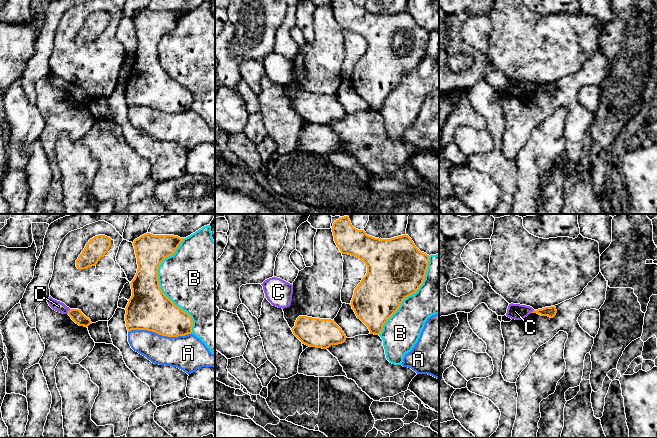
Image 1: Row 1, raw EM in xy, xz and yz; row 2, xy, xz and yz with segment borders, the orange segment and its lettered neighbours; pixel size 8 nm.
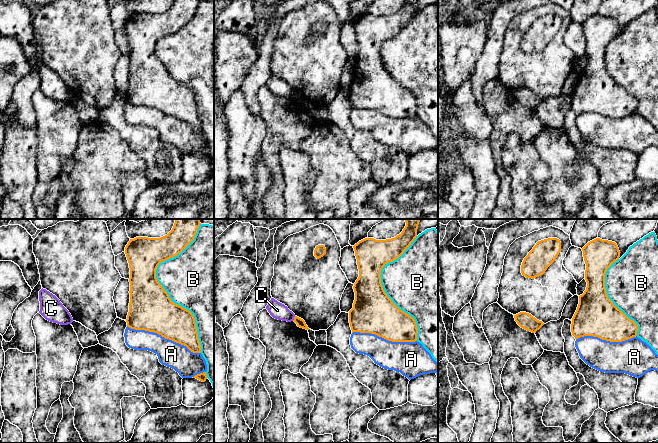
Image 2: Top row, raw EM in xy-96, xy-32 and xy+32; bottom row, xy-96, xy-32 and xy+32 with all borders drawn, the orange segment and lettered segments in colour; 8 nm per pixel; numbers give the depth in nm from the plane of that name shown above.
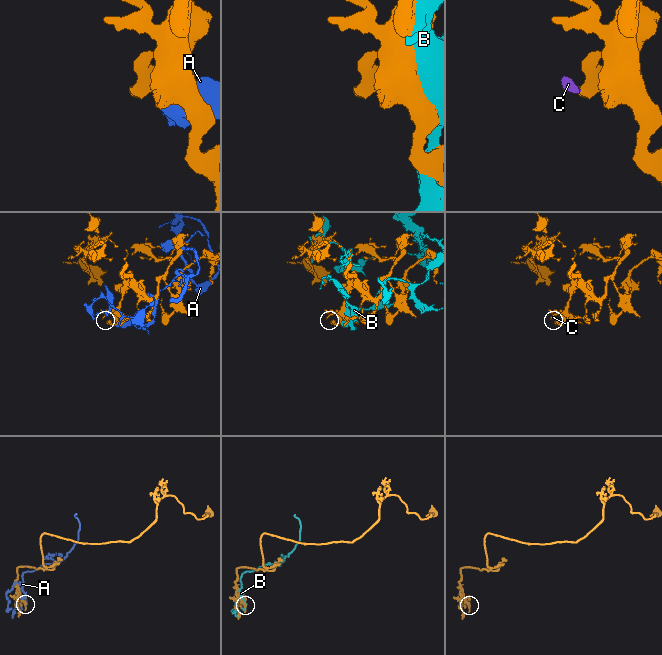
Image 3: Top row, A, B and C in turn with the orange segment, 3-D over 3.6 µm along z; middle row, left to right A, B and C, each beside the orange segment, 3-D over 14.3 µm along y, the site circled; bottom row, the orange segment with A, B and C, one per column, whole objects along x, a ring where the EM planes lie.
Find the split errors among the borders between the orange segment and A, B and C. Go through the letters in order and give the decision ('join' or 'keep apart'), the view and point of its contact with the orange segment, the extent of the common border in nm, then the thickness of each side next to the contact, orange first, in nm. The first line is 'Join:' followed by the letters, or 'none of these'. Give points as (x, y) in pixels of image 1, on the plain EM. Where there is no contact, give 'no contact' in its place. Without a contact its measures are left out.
Join: none of these
A: keep apart; contact xy (160, 110); length 500 nm; calibres 340 and 280 nm
B: keep apart; contact xy (159, 61); length 750 nm; calibres 340 and 460 nm
C: keep apart; contact xy (68, 87); length 50 nm; calibres 100 and 90 nm

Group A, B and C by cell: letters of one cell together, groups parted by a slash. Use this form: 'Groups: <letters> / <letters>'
Groups: A / B / C

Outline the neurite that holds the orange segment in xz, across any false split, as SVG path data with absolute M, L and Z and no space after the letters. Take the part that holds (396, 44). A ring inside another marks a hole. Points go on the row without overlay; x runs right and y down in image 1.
M333 0L334 17L342 30L355 32L367 42L367 49L354 66L351 82L358 95L369 105L370 110L379 111L387 96L399 85L405 74L417 68L423 60L429 39L429 31L421 28L408 11L401 11L391 15L379 15L358 6L352 0Z

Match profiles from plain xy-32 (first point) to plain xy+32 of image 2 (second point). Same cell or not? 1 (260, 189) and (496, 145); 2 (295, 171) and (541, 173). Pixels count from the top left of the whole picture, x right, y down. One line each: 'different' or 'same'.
1: different
2: same

